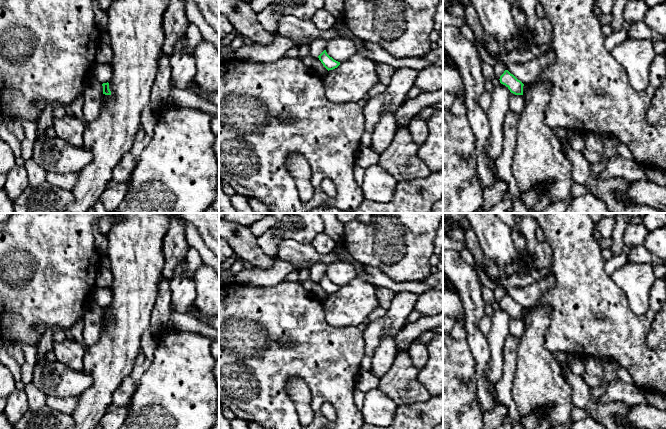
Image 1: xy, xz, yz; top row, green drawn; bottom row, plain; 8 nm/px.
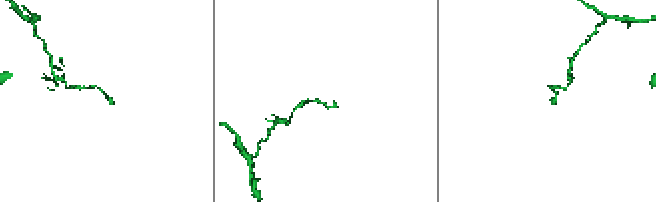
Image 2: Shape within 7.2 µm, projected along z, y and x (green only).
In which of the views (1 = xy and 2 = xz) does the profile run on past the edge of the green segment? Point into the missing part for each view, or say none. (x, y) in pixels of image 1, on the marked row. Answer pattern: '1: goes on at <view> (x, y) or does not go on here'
1: does not go on here
2: does not go on here

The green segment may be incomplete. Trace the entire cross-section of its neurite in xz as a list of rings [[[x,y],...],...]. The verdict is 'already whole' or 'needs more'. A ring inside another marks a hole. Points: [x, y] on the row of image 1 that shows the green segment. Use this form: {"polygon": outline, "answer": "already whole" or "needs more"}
{"polygon": [[[324,50],[319,56],[319,60],[323,64],[323,66],[329,71],[337,68],[340,65],[340,62],[334,60],[332,57],[330,57],[326,50]]], "answer": "already whole"}

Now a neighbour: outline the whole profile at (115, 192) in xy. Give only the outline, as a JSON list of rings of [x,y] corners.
[[[110,180],[106,189],[100,196],[100,200],[105,209],[111,213],[115,211],[128,192],[126,182],[115,182]]]

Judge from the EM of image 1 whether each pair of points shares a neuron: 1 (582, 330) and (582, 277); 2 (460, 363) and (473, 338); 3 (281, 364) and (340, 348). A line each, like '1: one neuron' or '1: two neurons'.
1: one neuron
2: two neurons
3: one neuron

